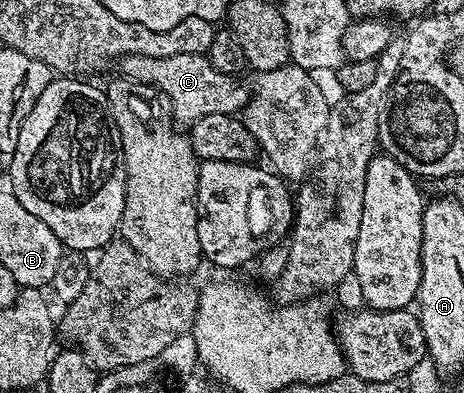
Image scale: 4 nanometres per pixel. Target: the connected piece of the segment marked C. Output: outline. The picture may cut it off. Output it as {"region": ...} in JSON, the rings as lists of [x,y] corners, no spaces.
{"region":[[[124,55],[118,60],[117,66],[119,66],[118,74],[122,76],[122,78],[132,79],[133,81],[137,81],[141,85],[149,85],[153,89],[157,89],[161,93],[165,93],[165,97],[168,99],[168,101],[171,102],[171,109],[174,118],[178,120],[180,124],[184,123],[183,125],[193,124],[201,117],[205,117],[206,115],[212,115],[213,113],[238,116],[240,112],[242,112],[243,108],[247,106],[247,100],[249,98],[248,84],[246,82],[243,84],[241,81],[242,78],[233,75],[226,75],[225,73],[221,73],[217,69],[213,69],[213,65],[211,64],[210,59],[208,59],[206,55],[174,55],[173,57],[147,57],[145,55]]]}

